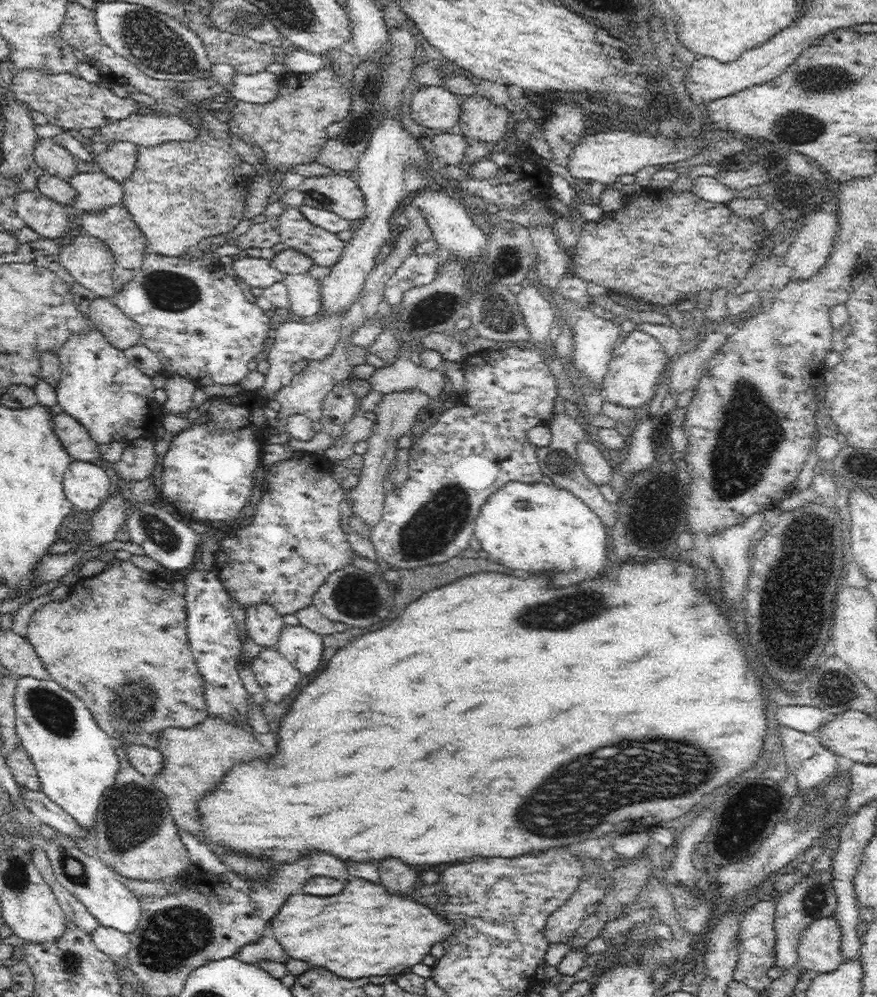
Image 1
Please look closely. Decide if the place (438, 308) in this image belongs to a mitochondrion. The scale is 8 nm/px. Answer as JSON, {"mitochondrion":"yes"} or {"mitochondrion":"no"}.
{"mitochondrion":"yes"}

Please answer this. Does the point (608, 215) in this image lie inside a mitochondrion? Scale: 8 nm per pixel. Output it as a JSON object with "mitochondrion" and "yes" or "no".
{"mitochondrion":"no"}

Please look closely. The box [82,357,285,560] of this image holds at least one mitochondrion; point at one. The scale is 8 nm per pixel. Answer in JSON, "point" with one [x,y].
{"point":[159,529]}

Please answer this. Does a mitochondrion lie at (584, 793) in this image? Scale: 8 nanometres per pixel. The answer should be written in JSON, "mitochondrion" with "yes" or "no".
{"mitochondrion":"yes"}

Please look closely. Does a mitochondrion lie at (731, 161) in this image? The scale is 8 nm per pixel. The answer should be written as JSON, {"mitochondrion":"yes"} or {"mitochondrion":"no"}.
{"mitochondrion":"no"}

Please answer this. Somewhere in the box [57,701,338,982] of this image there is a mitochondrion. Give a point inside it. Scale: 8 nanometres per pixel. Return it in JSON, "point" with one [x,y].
{"point":[172,936]}

